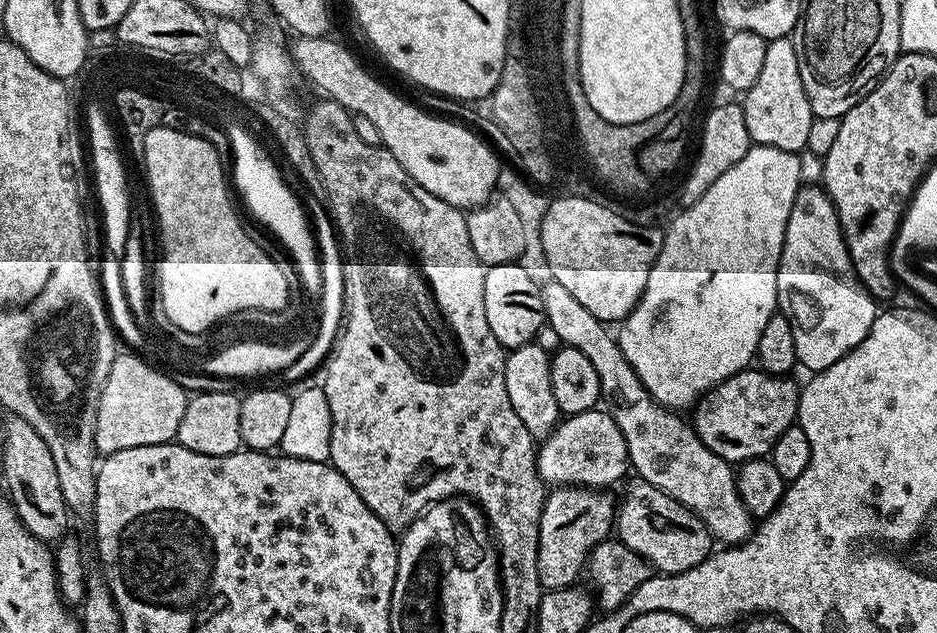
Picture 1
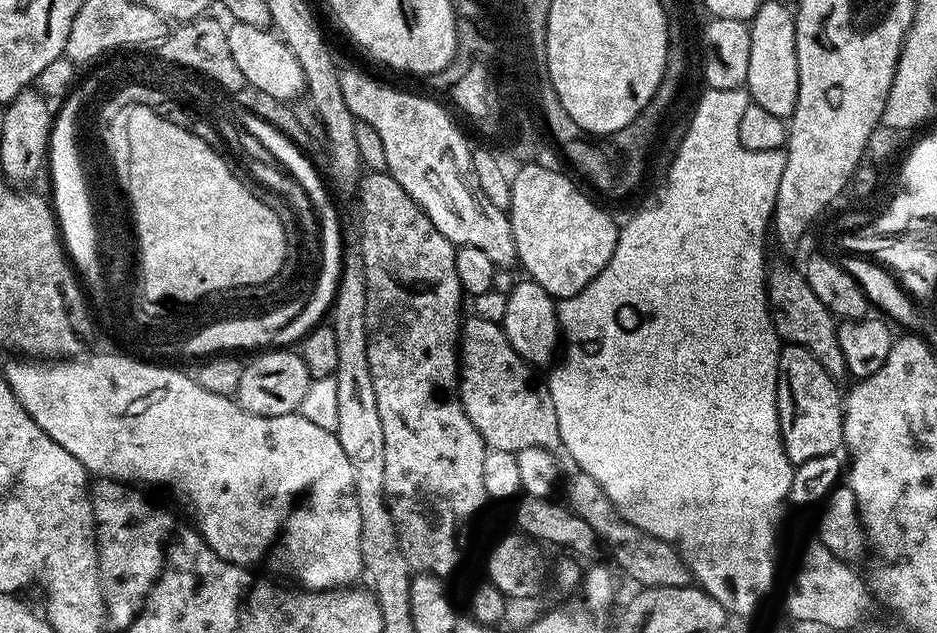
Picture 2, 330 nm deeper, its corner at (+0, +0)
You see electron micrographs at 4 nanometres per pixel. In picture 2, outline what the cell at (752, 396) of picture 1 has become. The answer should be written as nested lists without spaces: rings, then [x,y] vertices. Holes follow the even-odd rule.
[[[784,344],[780,349],[778,362],[778,386],[776,387],[776,405],[778,406],[778,422],[780,438],[784,443],[784,453],[793,466],[806,462],[809,458],[818,458],[822,454],[833,454],[842,444],[844,434],[844,405],[842,392],[836,389],[837,377],[826,374],[818,358],[797,344]]]

